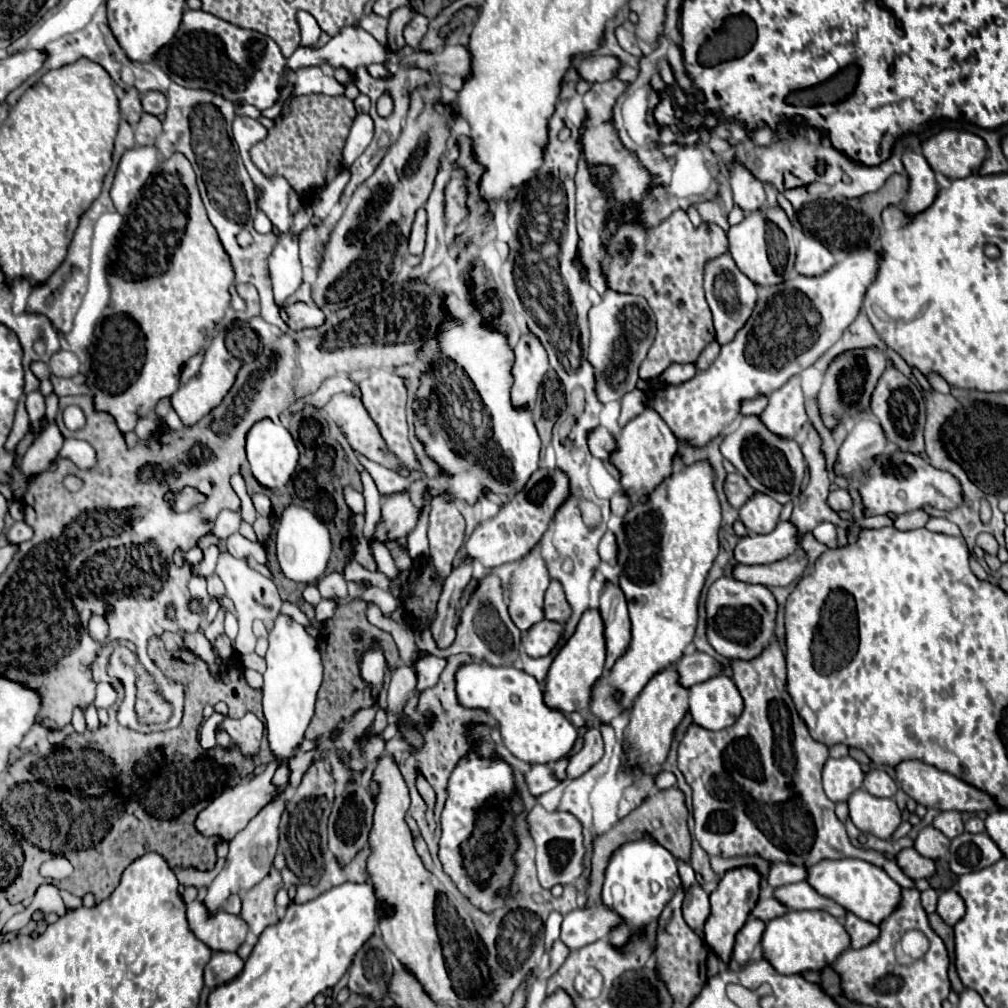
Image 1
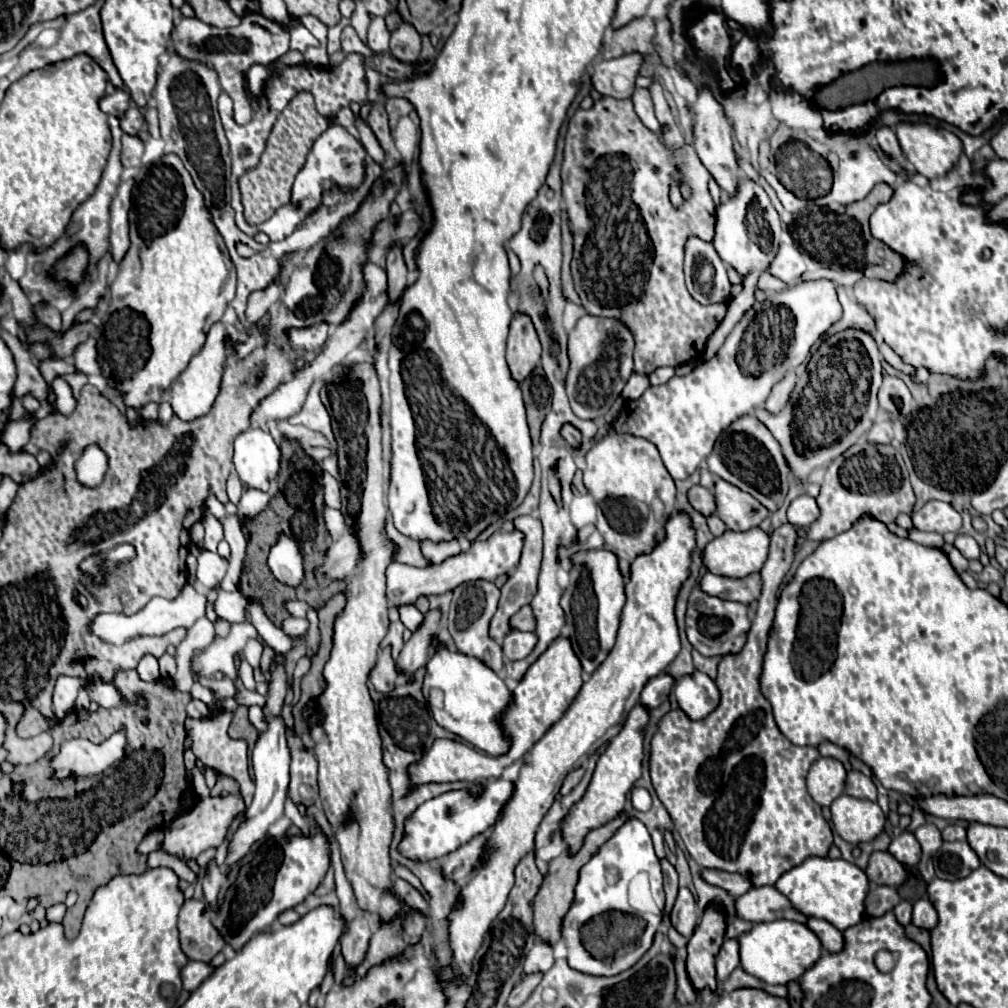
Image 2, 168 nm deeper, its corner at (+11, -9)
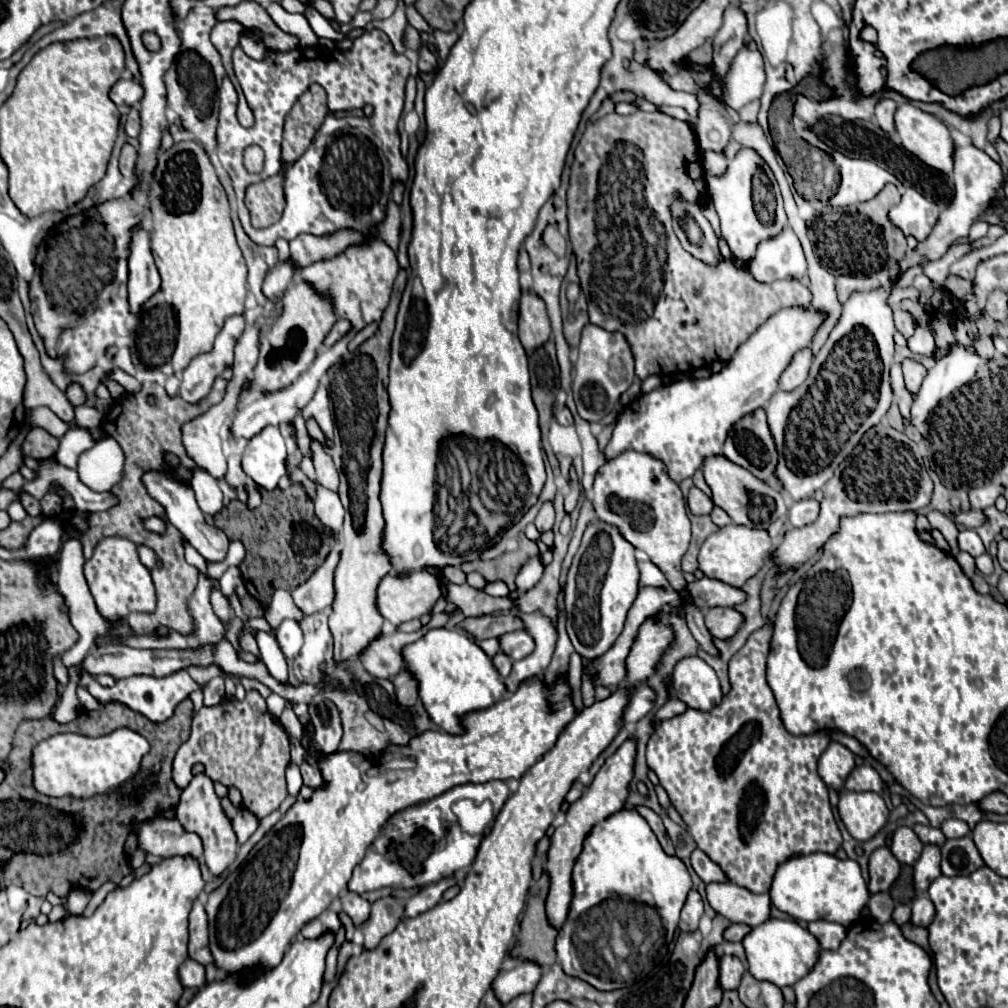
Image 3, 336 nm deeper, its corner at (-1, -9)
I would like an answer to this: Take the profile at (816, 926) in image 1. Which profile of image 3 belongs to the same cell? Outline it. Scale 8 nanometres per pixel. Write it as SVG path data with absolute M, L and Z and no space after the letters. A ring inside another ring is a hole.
M772 918L766 924L754 928L746 936L746 940L742 940L742 944L746 950L750 974L758 980L768 980L780 988L794 986L802 976L806 976L806 972L810 972L810 968L814 968L814 964L818 962L820 954L820 942L794 920Z

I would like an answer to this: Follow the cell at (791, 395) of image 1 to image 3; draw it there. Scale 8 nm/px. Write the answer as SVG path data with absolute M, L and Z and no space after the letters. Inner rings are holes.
M810 348L806 352L798 352L798 356L794 356L794 360L790 362L790 366L786 368L786 372L780 376L780 390L784 392L790 392L794 388L798 388L806 376L808 376L808 370L810 370L810 364L812 364L812 352Z

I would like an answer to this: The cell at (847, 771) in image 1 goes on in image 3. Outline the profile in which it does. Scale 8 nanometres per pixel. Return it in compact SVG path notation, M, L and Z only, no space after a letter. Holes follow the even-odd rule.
M830 742L830 746L824 750L824 754L818 760L818 774L828 788L842 790L854 766L856 764L852 752L838 742Z

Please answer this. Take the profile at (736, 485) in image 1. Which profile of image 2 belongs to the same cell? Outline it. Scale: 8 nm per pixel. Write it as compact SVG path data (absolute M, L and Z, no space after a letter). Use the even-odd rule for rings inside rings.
M692 486L688 490L688 502L692 504L694 510L698 510L704 516L710 516L716 512L716 504L714 504L714 494L702 486Z

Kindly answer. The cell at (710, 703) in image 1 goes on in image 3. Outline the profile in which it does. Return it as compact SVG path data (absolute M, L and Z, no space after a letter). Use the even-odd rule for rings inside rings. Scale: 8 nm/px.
M698 656L680 660L672 674L676 696L694 710L710 710L720 704L722 690L716 672Z

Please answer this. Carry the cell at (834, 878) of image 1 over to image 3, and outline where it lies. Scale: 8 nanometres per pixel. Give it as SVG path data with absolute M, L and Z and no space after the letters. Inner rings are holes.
M816 852L780 864L770 888L770 898L774 908L794 916L796 920L830 920L850 928L850 924L862 916L862 910L870 900L870 890L856 860L840 860L832 854Z

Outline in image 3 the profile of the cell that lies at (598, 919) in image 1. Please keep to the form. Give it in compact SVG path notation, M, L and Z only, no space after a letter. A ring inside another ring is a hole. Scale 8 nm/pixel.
M518 960L518 964L510 970L500 970L500 974L496 976L492 988L494 992L498 992L498 998L502 1000L502 1004L508 1004L512 998L524 994L524 992L532 992L538 984L538 980L542 978L544 968L534 962L534 960Z

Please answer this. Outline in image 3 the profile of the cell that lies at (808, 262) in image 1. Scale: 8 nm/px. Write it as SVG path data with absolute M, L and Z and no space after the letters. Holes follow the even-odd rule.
M790 226L782 236L758 246L756 256L750 262L750 272L758 282L774 282L778 278L800 280L808 272L800 240Z

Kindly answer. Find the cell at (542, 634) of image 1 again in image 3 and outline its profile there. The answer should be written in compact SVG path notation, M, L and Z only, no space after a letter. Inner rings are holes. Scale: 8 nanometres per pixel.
M526 630L510 632L500 638L500 650L506 652L512 660L522 660L534 650L534 640Z

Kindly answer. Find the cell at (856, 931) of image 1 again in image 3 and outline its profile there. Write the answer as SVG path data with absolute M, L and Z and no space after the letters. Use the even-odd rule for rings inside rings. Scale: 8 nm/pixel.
M816 920L808 924L808 930L818 938L820 946L826 950L836 950L846 938L846 928L842 924L834 924L828 920Z

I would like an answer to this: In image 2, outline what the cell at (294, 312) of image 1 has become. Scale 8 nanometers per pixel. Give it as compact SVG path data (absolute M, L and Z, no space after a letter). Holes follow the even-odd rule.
M320 322L316 326L308 326L308 328L292 328L292 330L288 330L288 338L290 338L290 344L296 348L318 350L328 338L328 324Z

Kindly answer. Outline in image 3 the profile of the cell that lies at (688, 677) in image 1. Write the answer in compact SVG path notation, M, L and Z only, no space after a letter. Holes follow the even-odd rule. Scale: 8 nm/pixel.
M640 684L634 688L634 700L630 700L630 708L626 708L626 724L638 722L642 716L646 716L656 702L656 692L648 684Z

